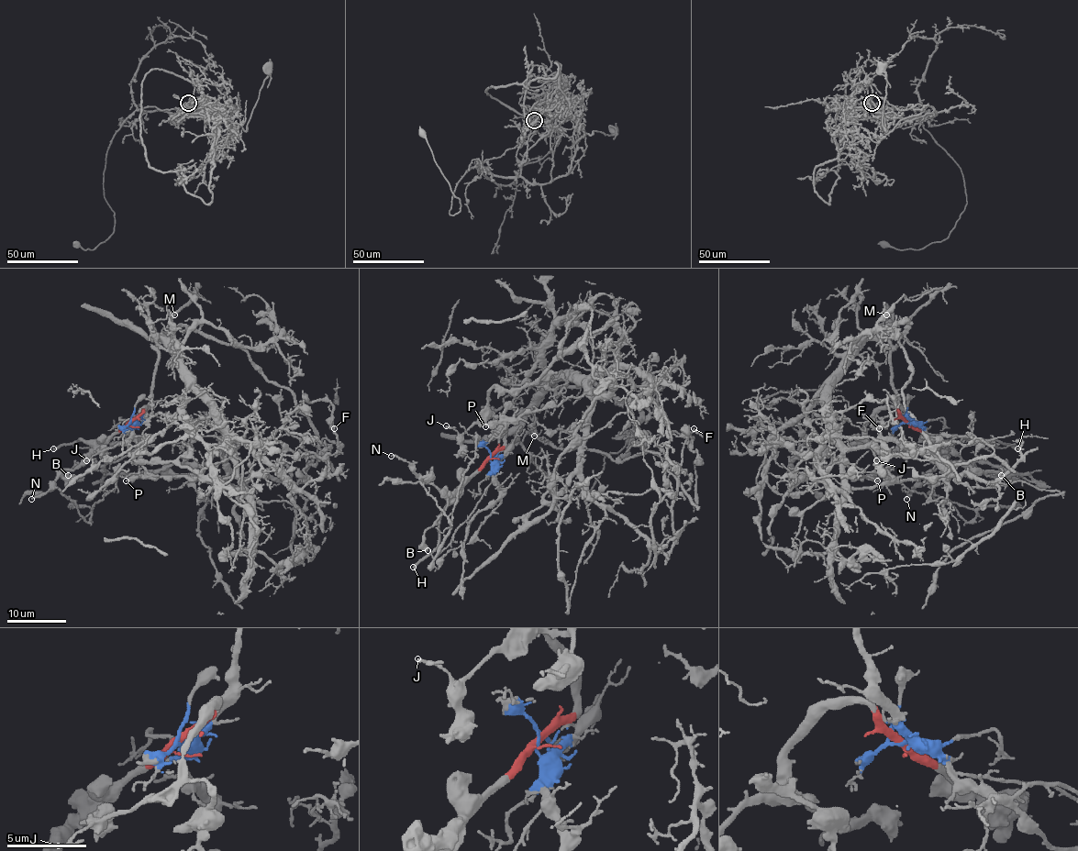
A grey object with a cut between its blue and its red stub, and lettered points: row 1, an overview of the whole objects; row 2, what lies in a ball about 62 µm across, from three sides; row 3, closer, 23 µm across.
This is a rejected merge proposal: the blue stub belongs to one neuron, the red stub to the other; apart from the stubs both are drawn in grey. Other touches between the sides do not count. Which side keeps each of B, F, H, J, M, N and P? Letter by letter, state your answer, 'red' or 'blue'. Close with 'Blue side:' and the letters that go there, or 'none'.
B: red
F: blue
H: red
J: red
M: blue
N: red
P: blue
Blue side: F, M, P

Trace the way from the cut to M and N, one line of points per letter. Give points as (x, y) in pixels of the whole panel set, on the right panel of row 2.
M: (907, 423), (912, 419), (898, 400), (893, 382), (889, 360), (889, 337), (893, 331), (882, 321), (886, 314)
N: (907, 421), (942, 453), (942, 462), (907, 499)

